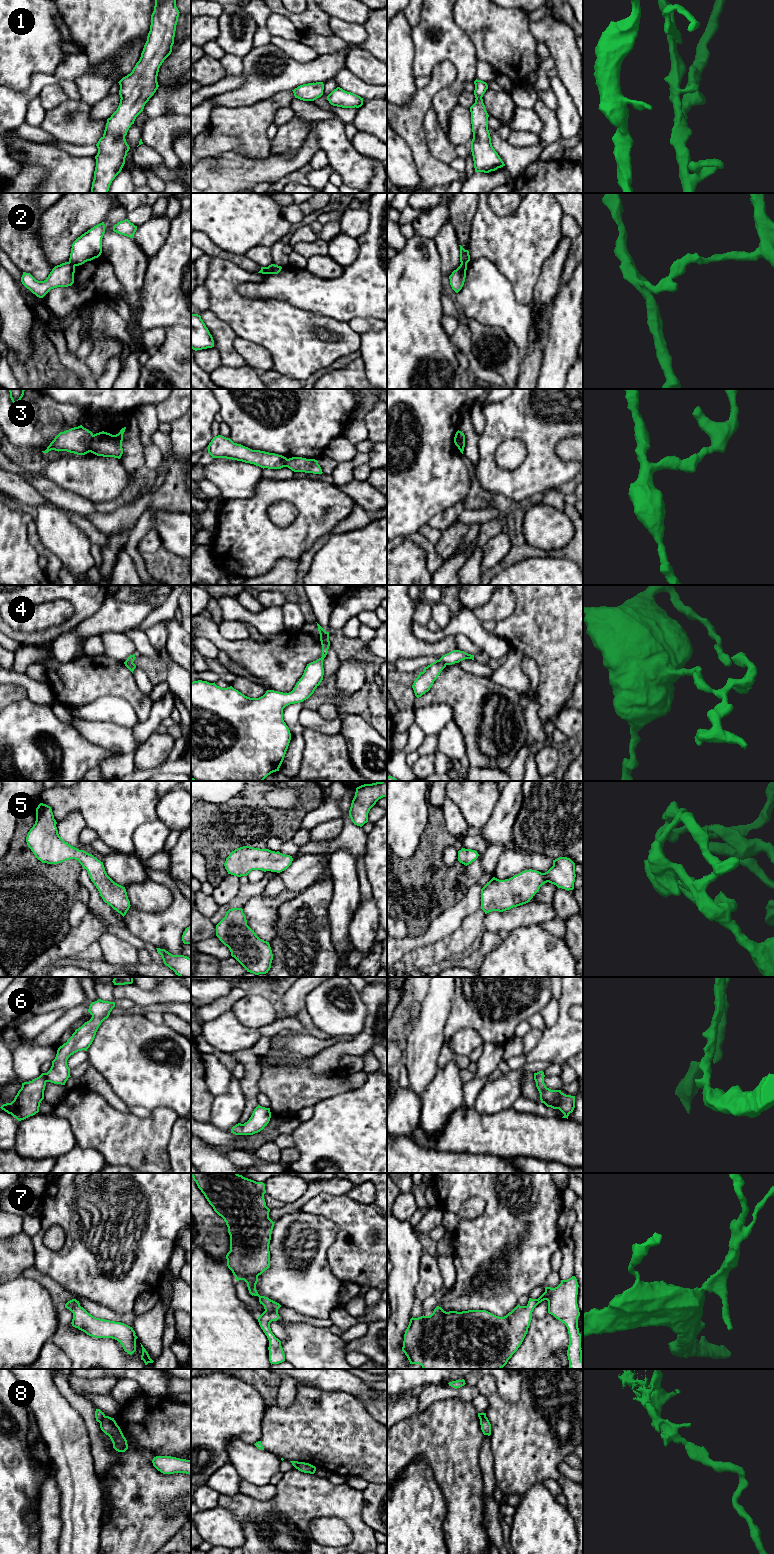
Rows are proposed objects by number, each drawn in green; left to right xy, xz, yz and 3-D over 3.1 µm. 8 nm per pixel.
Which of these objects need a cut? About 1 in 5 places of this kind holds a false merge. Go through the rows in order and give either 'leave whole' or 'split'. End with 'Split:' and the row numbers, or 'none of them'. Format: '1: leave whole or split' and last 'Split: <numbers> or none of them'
1: leave whole
2: split
3: split
4: split
5: leave whole
6: leave whole
7: leave whole
8: split
Split: 2, 3, 4, 8

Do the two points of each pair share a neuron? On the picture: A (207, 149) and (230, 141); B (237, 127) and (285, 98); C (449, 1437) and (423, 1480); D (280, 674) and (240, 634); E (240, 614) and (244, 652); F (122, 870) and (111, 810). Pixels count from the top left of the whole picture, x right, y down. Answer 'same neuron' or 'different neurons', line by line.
A: same neuron
B: same neuron
C: different neurons
D: different neurons
E: different neurons
F: different neurons

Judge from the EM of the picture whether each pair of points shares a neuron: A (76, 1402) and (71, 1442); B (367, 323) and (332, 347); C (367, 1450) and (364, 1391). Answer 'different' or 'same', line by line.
A: different
B: different
C: different

